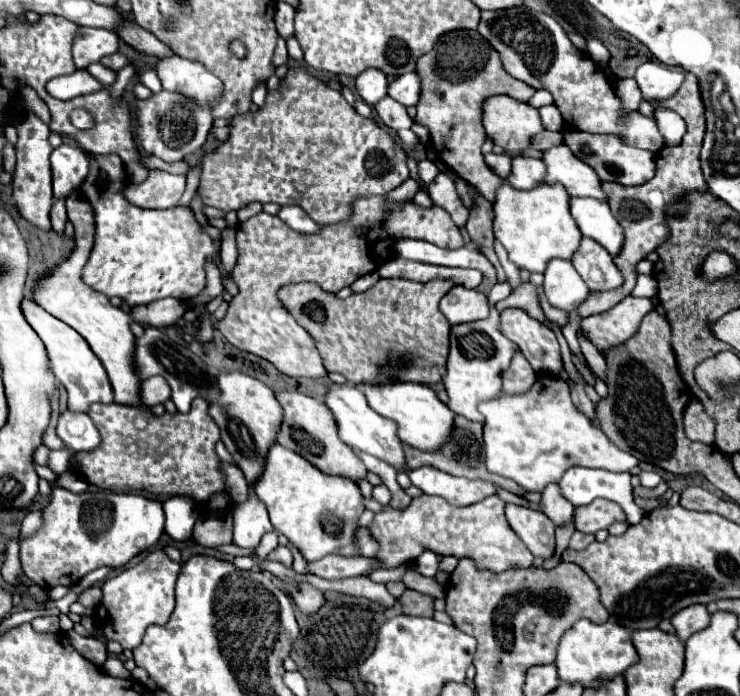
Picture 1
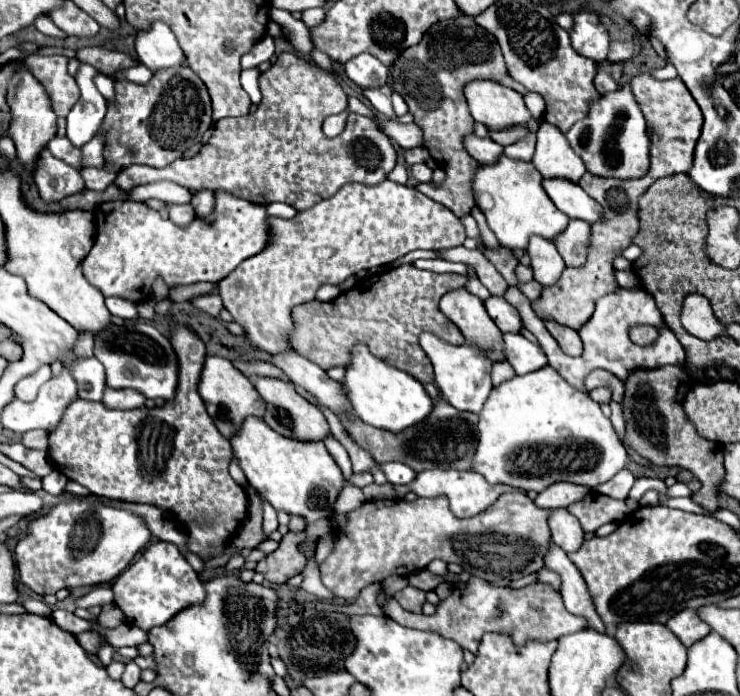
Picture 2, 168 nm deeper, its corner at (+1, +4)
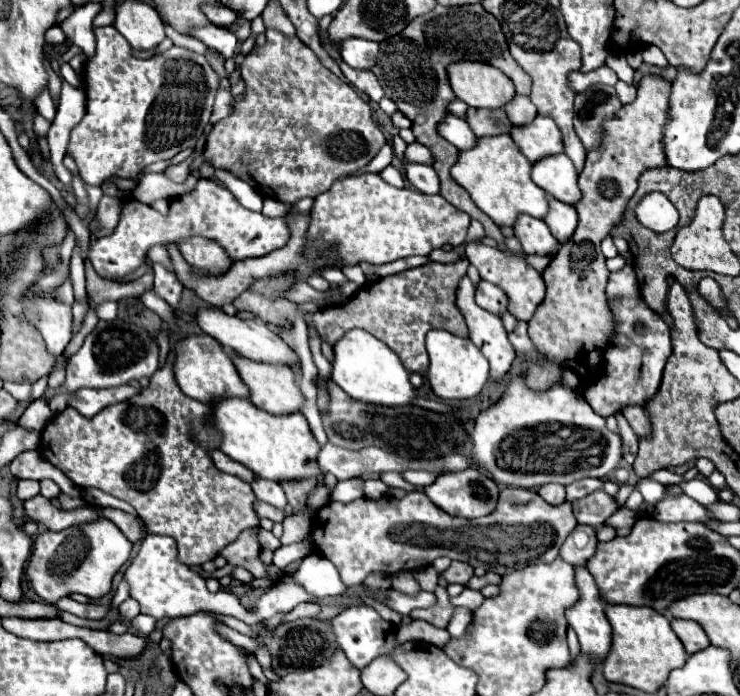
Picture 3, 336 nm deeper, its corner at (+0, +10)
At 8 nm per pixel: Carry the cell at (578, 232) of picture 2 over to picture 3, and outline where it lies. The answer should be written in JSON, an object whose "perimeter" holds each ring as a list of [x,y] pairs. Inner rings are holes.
{"perimeter":[[[549,196],[547,200],[549,200],[549,212],[543,218],[543,222],[549,226],[551,234],[555,234],[559,242],[567,242],[577,228],[577,212],[573,206],[559,202],[553,196]]]}

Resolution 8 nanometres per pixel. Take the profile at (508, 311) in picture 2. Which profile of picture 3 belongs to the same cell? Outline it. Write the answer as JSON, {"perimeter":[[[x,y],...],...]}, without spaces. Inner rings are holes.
{"perimeter":[[[481,280],[477,286],[475,286],[475,300],[481,308],[489,310],[489,312],[495,312],[495,314],[503,314],[507,310],[507,298],[505,298],[505,292],[501,288],[497,288],[495,284],[491,282],[485,282]]]}

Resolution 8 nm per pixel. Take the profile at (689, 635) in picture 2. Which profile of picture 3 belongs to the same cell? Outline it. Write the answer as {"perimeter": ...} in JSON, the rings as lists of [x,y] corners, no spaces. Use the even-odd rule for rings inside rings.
{"perimeter":[[[671,620],[671,626],[677,634],[677,638],[683,642],[685,652],[691,656],[699,650],[705,650],[709,646],[707,634],[703,632],[703,628],[695,626],[691,620]]]}

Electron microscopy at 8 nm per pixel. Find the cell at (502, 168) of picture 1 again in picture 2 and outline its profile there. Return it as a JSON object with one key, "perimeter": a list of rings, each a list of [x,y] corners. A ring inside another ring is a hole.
{"perimeter":[[[466,136],[464,146],[466,146],[468,154],[472,154],[472,158],[478,160],[480,164],[484,164],[484,166],[498,162],[500,154],[504,152],[504,148],[500,144],[496,144],[494,140],[478,138],[478,136]]]}

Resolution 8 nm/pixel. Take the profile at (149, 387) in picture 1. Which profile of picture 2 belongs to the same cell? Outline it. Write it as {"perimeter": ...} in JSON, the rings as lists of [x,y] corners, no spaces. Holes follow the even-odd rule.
{"perimeter":[[[106,388],[106,394],[104,394],[102,402],[110,404],[112,408],[132,410],[132,408],[140,408],[140,406],[144,406],[146,396],[144,396],[144,394],[140,394],[138,390],[130,390],[130,388],[122,388],[122,390]]]}

